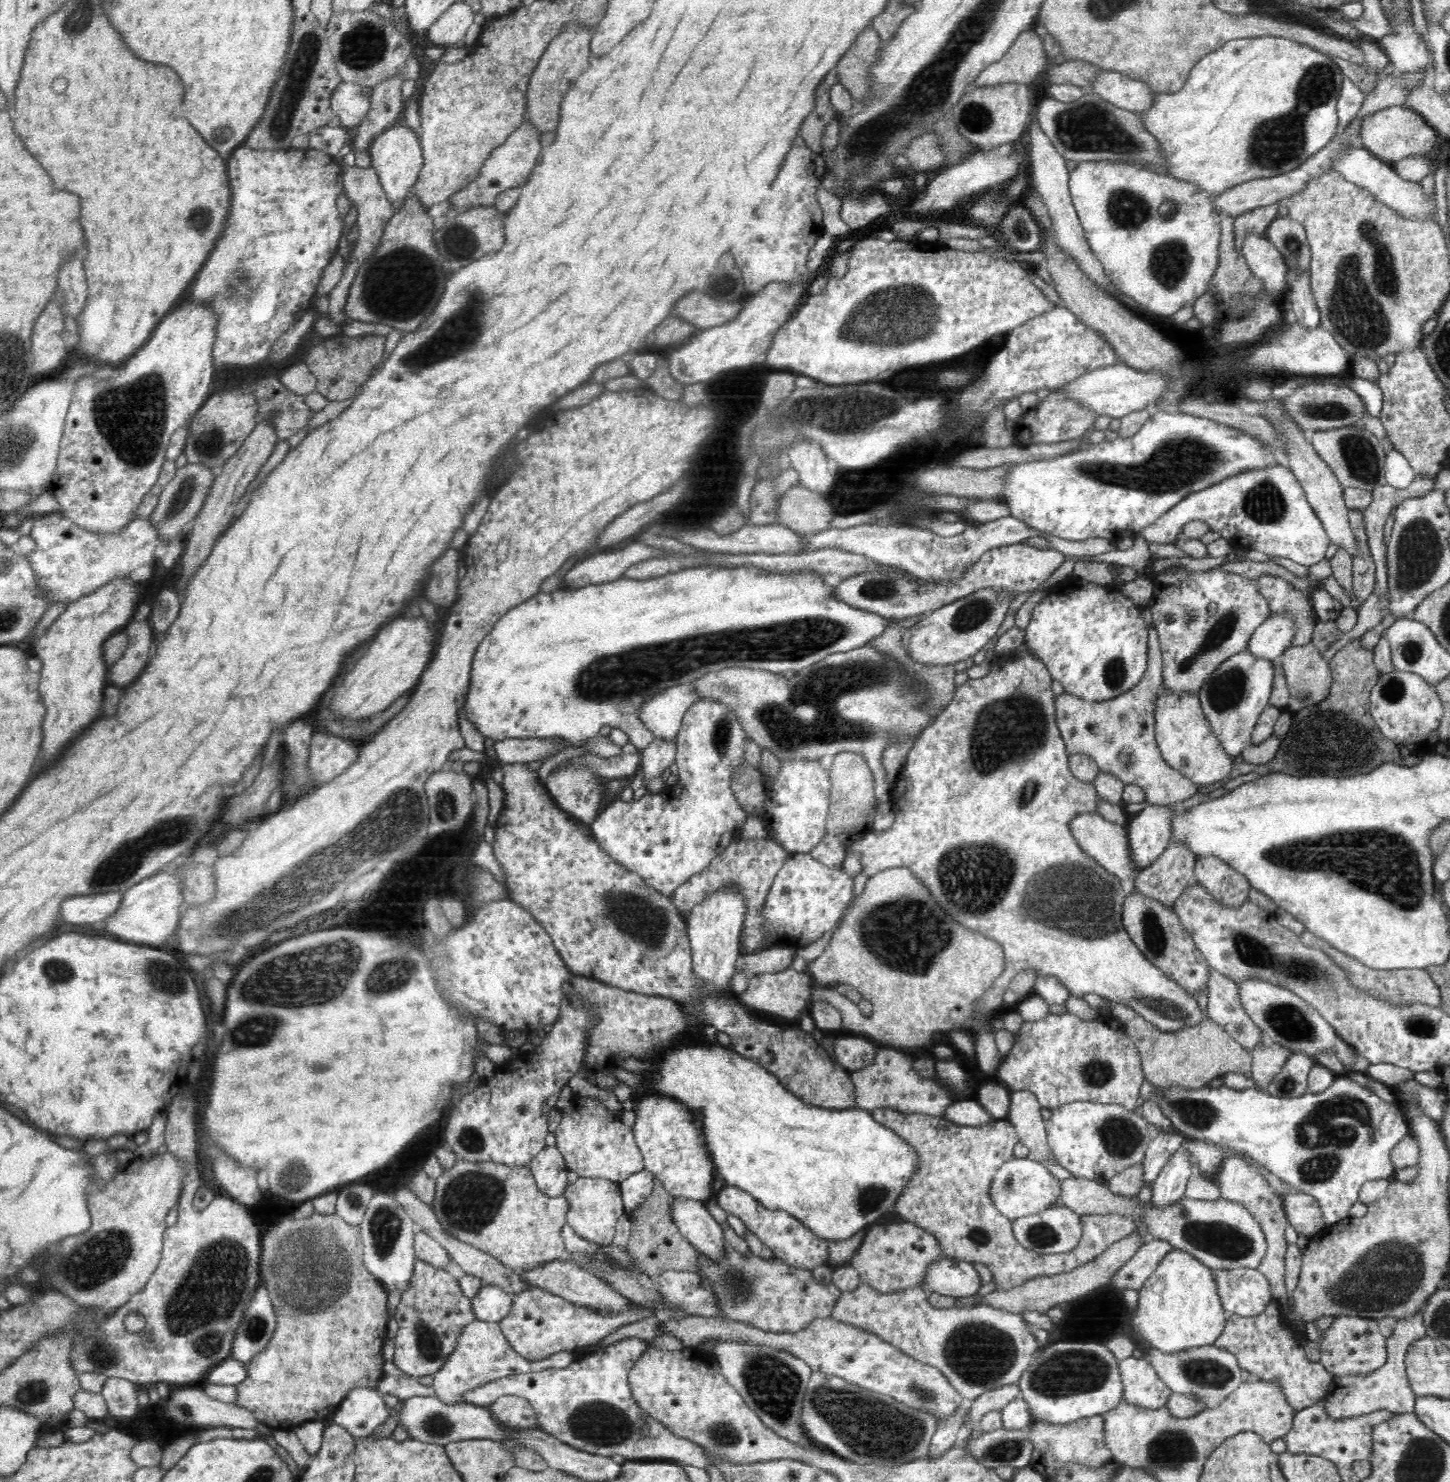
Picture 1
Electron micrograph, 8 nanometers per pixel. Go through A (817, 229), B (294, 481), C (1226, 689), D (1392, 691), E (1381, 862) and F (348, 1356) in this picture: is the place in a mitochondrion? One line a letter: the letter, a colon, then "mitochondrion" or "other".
A: other
B: other
C: mitochondrion
D: mitochondrion
E: mitochondrion
F: other

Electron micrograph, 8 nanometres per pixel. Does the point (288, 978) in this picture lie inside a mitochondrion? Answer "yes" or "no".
yes

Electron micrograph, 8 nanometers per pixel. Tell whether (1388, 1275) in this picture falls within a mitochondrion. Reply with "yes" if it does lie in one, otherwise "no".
yes

